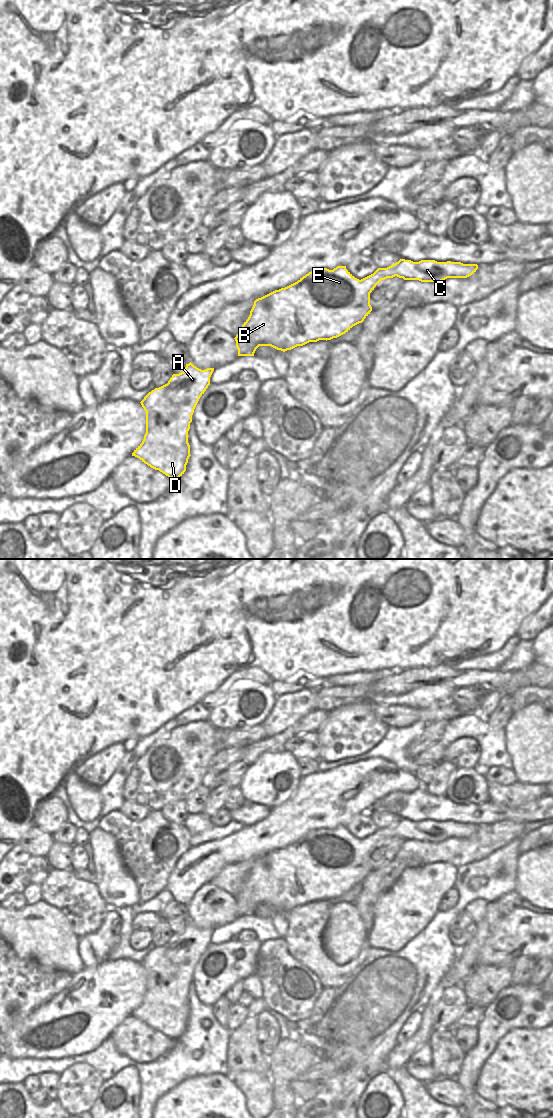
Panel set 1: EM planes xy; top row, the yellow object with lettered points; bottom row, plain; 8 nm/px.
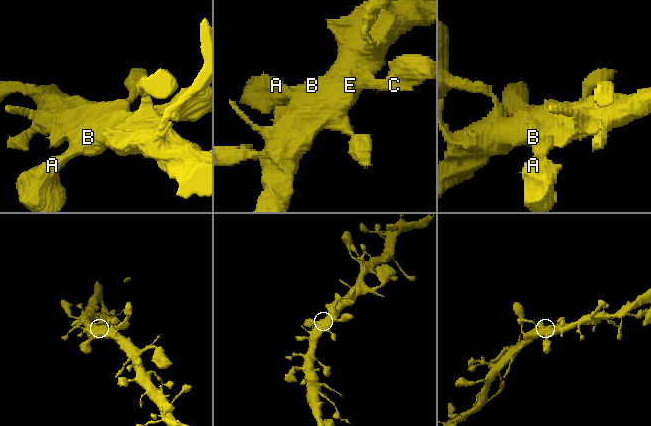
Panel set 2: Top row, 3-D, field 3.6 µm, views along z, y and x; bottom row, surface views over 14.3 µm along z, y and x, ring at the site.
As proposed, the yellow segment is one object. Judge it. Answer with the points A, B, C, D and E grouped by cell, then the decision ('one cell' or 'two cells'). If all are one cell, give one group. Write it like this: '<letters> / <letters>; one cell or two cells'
A B C D E; one cell

